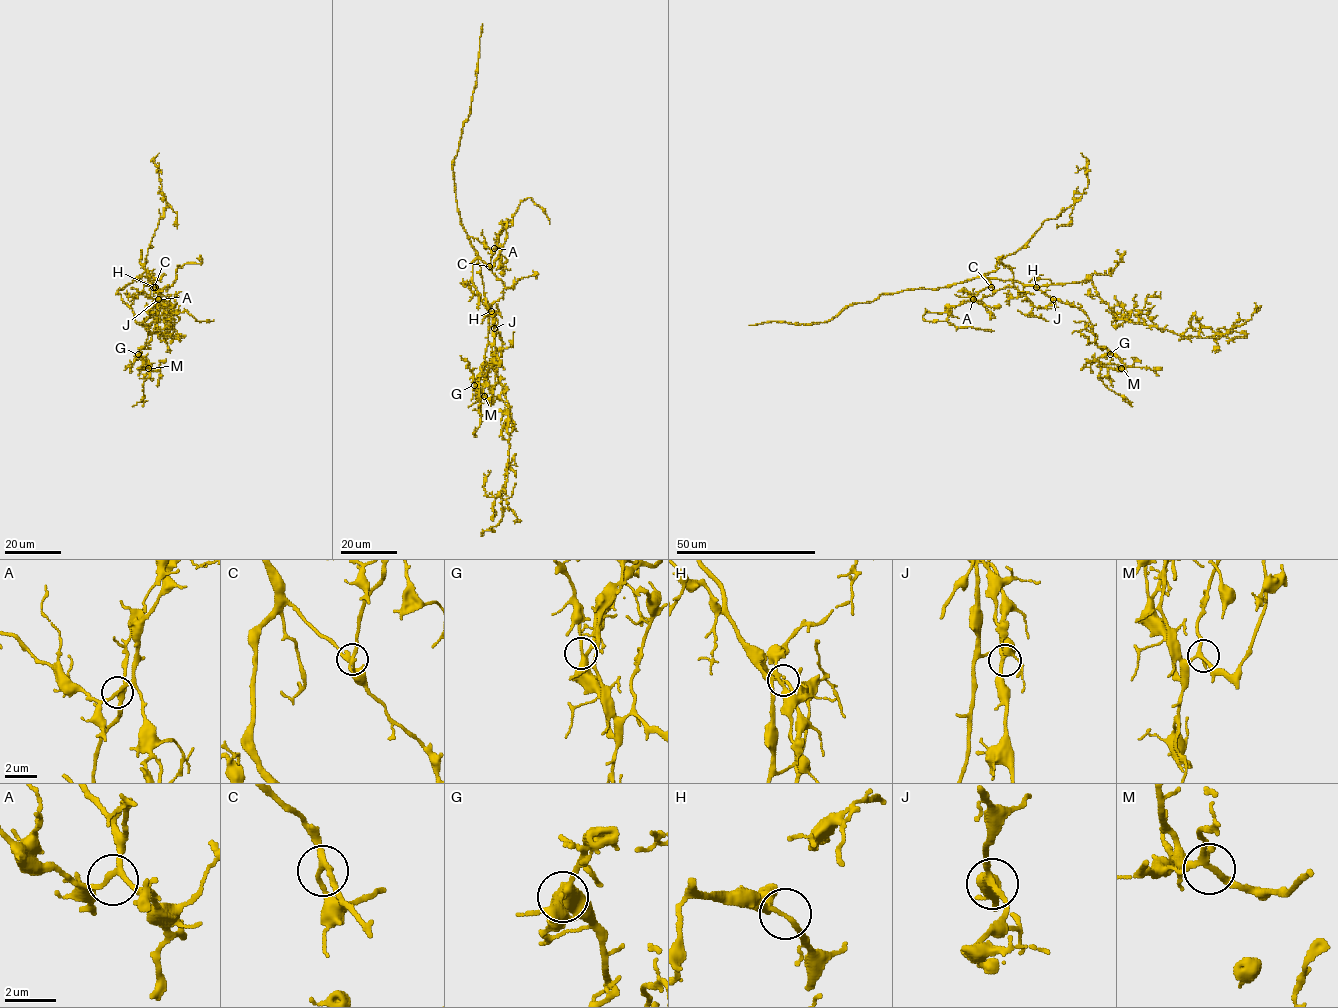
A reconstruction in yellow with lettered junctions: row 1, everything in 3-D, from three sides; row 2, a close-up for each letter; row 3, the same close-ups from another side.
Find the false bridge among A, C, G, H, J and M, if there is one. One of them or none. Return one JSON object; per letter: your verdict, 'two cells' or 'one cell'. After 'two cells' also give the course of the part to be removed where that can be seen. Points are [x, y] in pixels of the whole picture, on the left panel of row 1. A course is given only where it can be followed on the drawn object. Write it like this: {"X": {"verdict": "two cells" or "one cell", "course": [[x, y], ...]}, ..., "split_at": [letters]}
{"A": {"verdict": "one cell"}, "C": {"verdict": "one cell"}, "G": {"verdict": "one cell"}, "H": {"verdict": "one cell"}, "J": {"verdict": "one cell"}, "M": {"verdict": "one cell"}, "split_at": []}

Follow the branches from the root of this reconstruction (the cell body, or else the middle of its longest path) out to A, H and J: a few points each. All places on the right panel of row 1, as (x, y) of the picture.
A: (1021, 283), (982, 276), (991, 285), (973, 299)
H: (1021, 283), (1036, 287)
J: (1021, 283), (1033, 285), (1053, 299)

